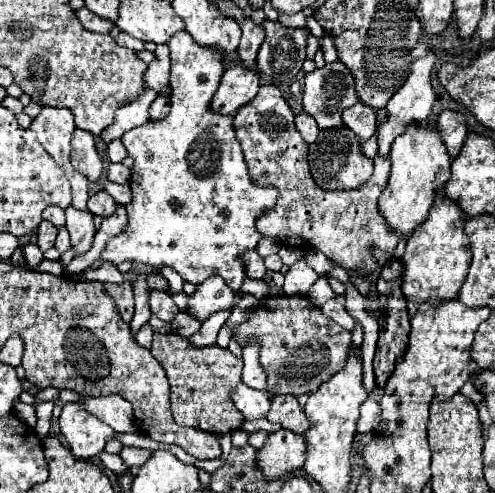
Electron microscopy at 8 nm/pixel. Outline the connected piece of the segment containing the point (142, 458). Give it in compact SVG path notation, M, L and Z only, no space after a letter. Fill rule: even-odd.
M124 446L119 453L122 460L133 470L137 470L151 456L151 450Z

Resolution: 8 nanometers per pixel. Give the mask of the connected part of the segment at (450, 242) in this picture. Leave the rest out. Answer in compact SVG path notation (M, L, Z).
M438 196L426 222L416 228L412 238L406 242L406 252L402 256L404 298L418 304L436 304L456 298L466 280L470 260L470 240L464 234L464 214L452 200Z

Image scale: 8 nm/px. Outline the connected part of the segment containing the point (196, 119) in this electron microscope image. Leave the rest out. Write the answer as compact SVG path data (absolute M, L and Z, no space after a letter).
M188 32L174 34L168 40L168 48L172 60L170 114L162 120L146 122L122 136L128 154L134 158L130 182L134 198L126 206L128 224L122 234L108 240L104 252L96 262L90 264L90 268L98 268L104 262L118 266L126 260L148 264L154 270L170 266L184 278L184 282L200 284L210 276L222 276L232 292L238 292L246 278L240 256L244 250L254 250L256 242L262 238L262 234L256 230L256 218L276 204L278 190L260 188L250 180L242 148L232 130L232 116L210 110L210 100L224 74L224 60L220 54L212 48L198 46Z

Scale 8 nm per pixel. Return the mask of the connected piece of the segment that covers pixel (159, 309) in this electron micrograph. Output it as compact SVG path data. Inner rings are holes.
M162 290L150 292L150 306L152 306L152 314L158 316L160 320L164 320L164 322L172 322L174 316L180 312L178 306L174 304L174 300Z

